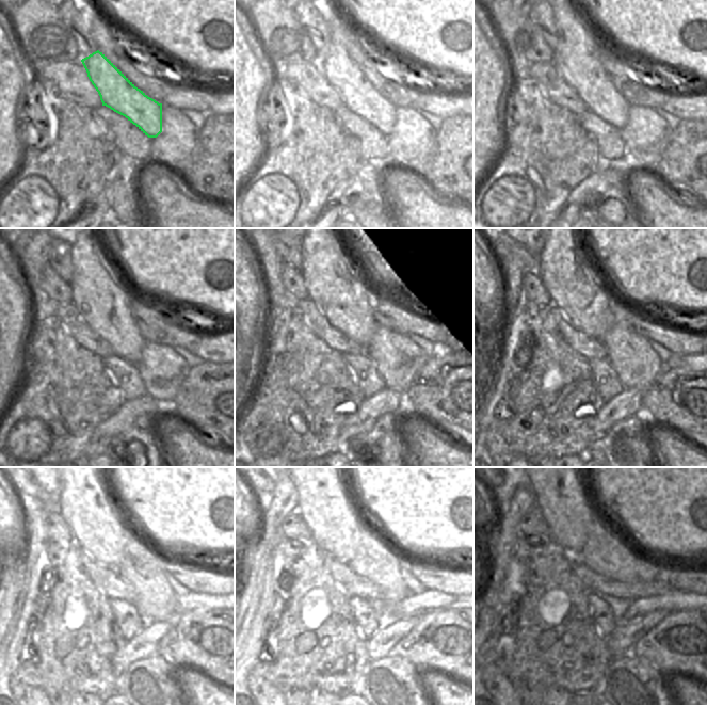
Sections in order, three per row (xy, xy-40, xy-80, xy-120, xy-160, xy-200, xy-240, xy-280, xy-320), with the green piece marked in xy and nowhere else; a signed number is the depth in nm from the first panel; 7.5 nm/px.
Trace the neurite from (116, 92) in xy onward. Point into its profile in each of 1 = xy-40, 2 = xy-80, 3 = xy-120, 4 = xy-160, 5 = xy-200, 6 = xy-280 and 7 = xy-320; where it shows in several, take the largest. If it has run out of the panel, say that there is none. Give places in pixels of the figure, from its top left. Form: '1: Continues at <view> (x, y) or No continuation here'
1: Continues at xy-40 (358, 95)
2: Continues at xy-80 (577, 60)
3: Continues at xy-120 (98, 295)
4: Continues at xy-160 (338, 292)
5: Continues at xy-200 (565, 272)
6: Continues at xy-280 (324, 506)
7: Continues at xy-320 (561, 497)

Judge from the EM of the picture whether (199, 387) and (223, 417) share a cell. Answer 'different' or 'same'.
same

